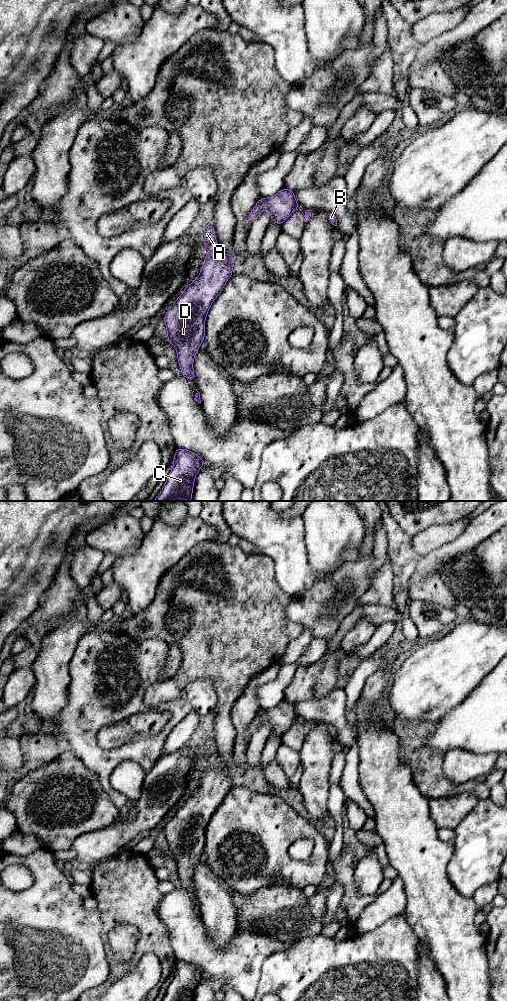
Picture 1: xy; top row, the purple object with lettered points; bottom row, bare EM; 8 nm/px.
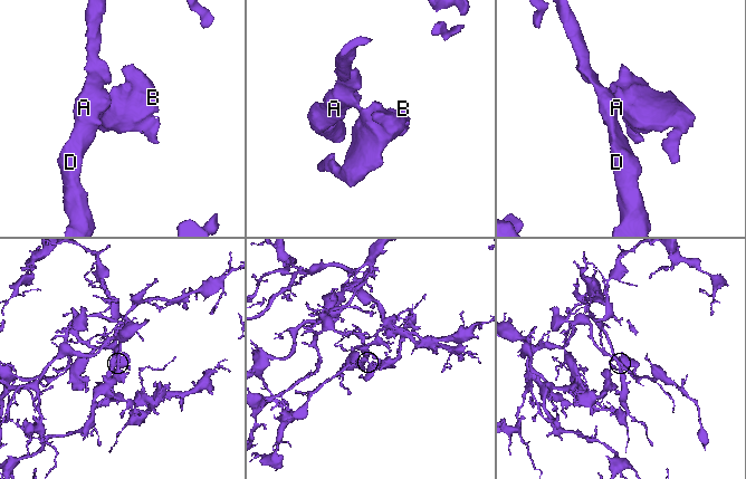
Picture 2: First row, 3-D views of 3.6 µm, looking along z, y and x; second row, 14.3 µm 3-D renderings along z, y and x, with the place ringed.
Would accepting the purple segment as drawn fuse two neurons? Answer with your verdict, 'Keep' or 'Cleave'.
Keep

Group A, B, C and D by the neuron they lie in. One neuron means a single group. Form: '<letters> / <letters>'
A B C D

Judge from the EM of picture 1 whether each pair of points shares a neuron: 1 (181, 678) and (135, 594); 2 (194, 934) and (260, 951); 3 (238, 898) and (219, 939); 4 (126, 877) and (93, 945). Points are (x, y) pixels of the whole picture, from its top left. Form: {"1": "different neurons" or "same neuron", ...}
{"1": "different neurons", "2": "same neuron", "3": "different neurons", "4": "different neurons"}

